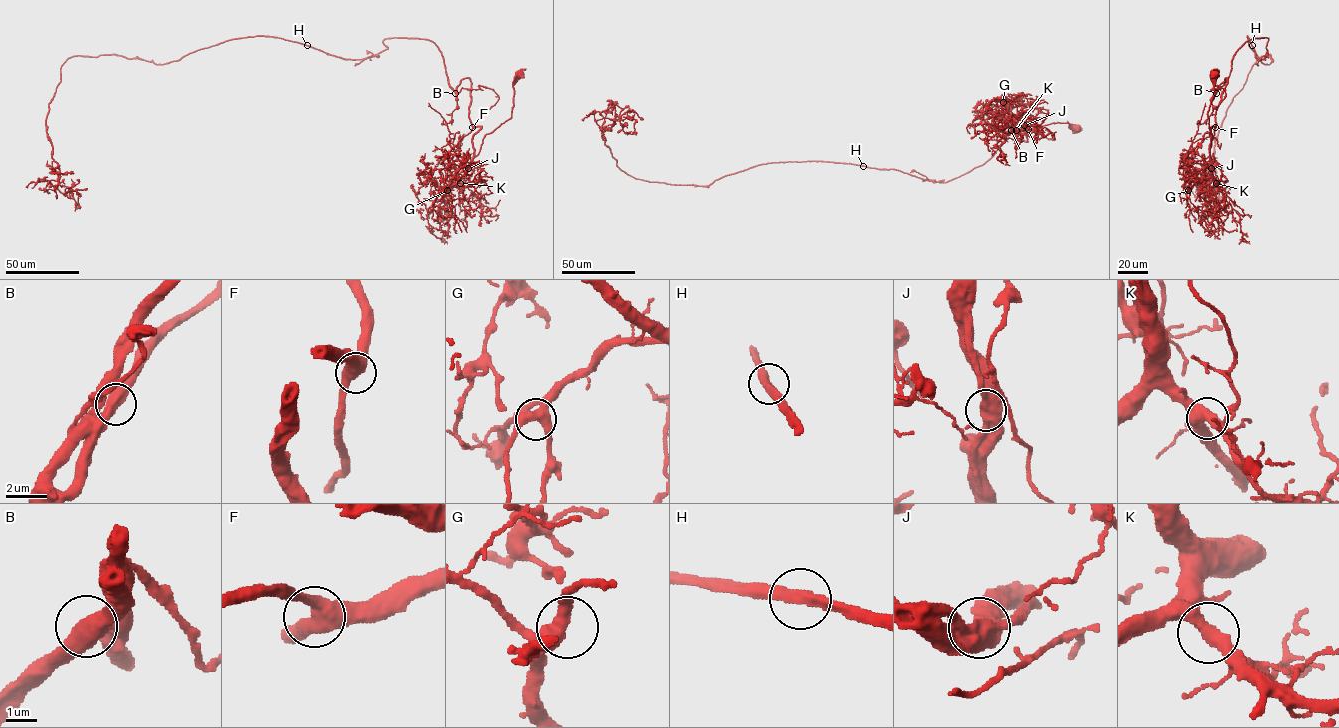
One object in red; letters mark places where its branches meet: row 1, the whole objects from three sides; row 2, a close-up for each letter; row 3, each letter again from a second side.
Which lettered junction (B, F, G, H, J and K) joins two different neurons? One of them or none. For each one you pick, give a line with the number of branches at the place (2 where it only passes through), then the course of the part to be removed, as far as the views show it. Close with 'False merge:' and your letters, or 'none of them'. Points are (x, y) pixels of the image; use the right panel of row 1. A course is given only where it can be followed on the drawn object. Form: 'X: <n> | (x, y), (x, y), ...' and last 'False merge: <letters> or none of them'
False merge: none of them

